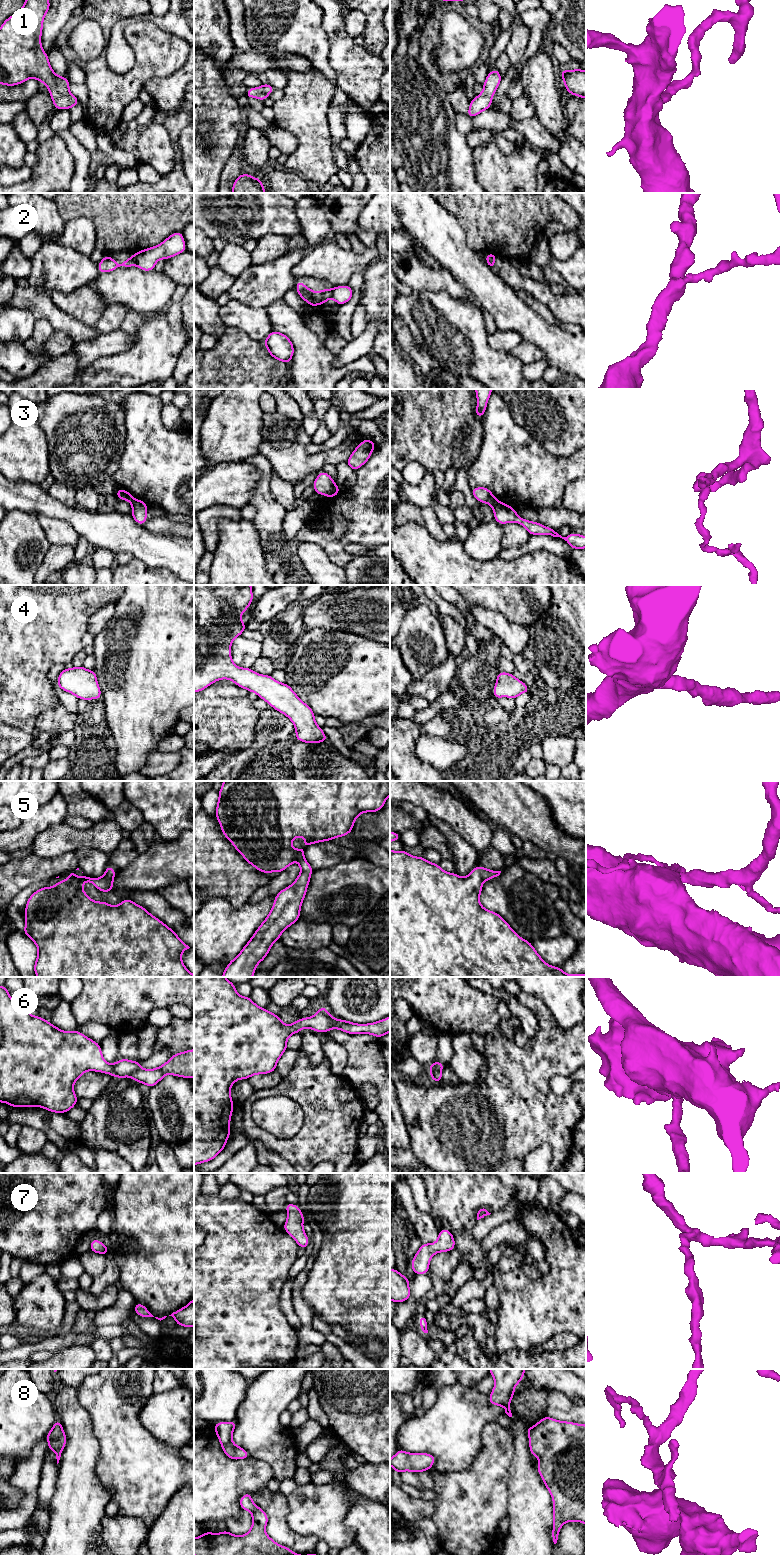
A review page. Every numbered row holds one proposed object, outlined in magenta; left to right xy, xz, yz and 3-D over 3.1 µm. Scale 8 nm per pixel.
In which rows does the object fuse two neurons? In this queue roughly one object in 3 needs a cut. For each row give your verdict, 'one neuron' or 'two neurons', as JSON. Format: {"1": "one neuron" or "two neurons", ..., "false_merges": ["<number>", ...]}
{"1": "one neuron", "2": "two neurons", "3": "two neurons", "4": "one neuron", "5": "one neuron", "6": "two neurons", "7": "one neuron", "8": "two neurons", "false_merges": ["2", "3", "6", "8"]}

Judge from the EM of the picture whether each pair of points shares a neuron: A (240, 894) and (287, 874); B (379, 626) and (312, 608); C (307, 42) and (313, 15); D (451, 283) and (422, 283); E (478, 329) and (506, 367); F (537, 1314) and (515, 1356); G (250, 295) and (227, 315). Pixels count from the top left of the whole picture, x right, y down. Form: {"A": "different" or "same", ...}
{"A": "different", "B": "same", "C": "same", "D": "same", "E": "same", "F": "different", "G": "different"}

